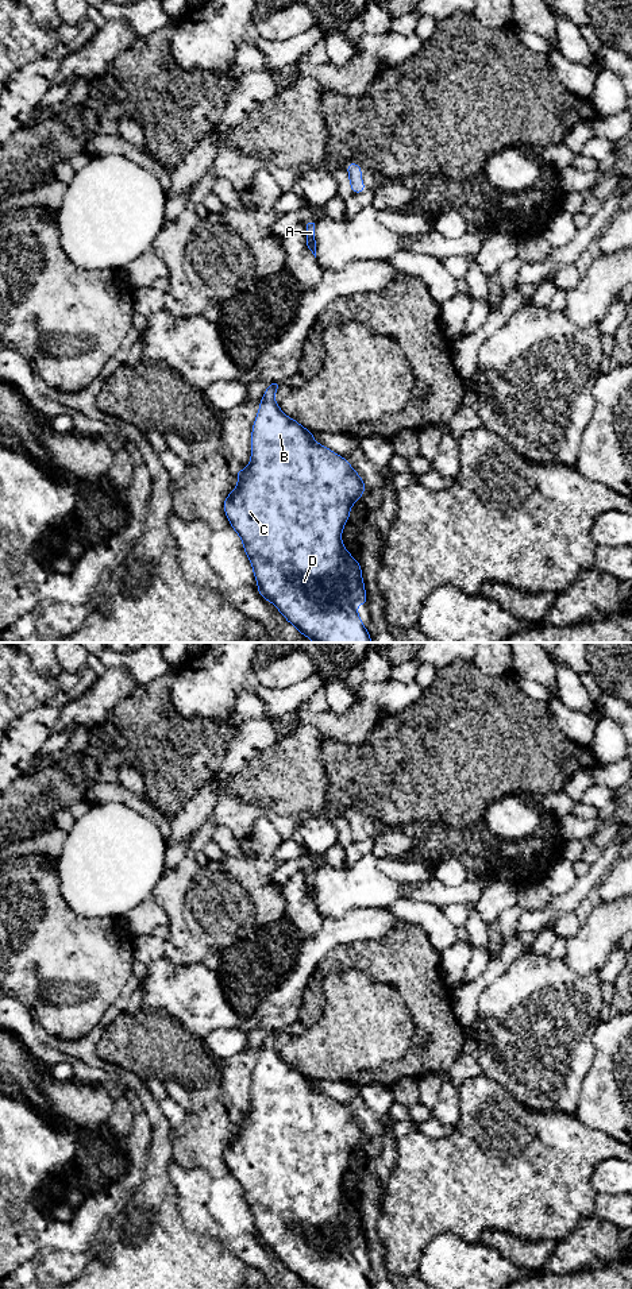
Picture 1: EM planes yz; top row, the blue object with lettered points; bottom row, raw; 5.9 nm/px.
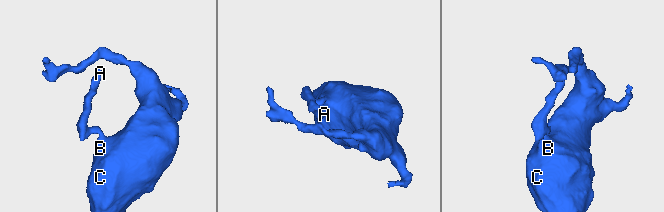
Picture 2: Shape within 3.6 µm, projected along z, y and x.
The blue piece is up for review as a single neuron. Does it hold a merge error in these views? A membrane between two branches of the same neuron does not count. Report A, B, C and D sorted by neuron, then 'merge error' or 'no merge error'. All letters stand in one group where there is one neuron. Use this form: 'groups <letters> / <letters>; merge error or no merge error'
groups A B C D; no merge error

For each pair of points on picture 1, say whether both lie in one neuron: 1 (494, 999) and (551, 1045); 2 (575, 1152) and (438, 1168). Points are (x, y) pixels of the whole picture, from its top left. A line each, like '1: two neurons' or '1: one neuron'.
1: one neuron
2: one neuron

